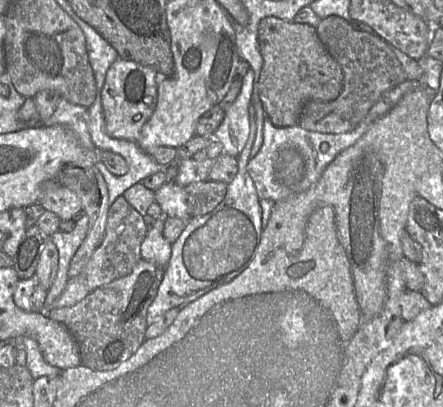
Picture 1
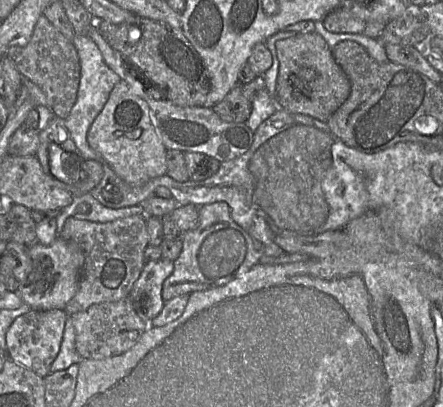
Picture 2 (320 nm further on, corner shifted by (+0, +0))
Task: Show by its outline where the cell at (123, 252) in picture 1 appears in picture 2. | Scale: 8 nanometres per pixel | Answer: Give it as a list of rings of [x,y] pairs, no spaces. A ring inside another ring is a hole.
[[[134,215],[106,223],[68,218],[60,238],[76,243],[84,253],[78,288],[67,303],[67,316],[81,312],[94,304],[115,302],[129,296],[145,265],[144,252],[149,245],[147,216]]]

